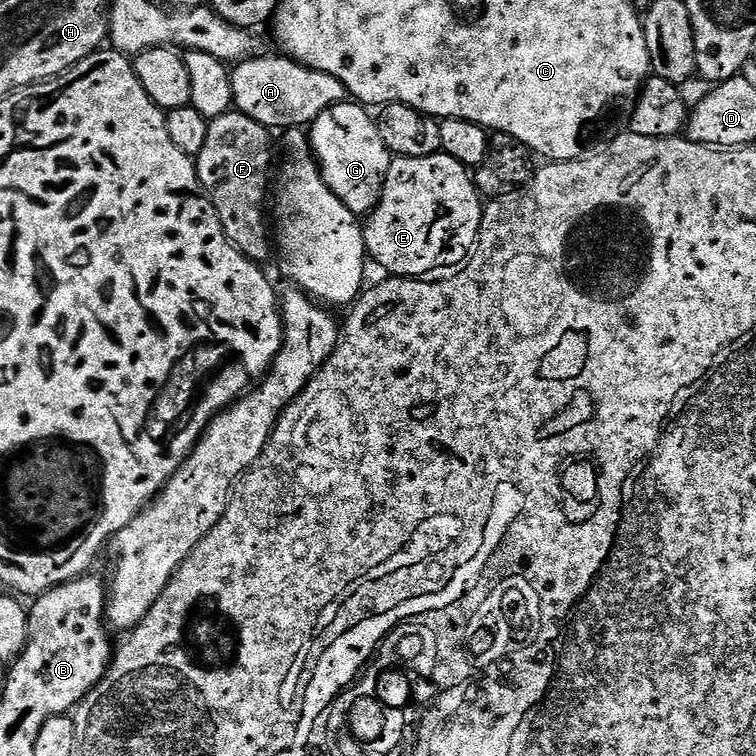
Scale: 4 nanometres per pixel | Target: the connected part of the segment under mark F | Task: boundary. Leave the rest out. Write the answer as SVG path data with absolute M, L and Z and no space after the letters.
M229 110L221 114L221 116L214 117L208 121L208 129L206 130L206 146L202 146L202 150L194 157L196 162L196 176L200 179L201 189L206 193L209 200L212 201L214 210L220 219L220 226L225 235L228 236L228 241L233 244L239 252L250 260L257 262L264 262L268 256L268 244L270 248L270 228L264 225L264 199L269 199L270 196L270 177L274 172L274 164L272 168L272 136L273 133L269 129L262 127L258 122L254 122L254 118L250 118L246 114L235 110Z

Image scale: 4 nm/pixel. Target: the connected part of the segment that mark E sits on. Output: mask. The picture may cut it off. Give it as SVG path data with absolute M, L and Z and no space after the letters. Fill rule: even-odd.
M443 150L435 152L433 156L426 158L406 158L405 156L397 156L388 165L388 173L384 175L384 187L380 189L380 200L371 212L367 213L366 223L363 225L364 247L367 255L372 256L385 268L385 273L391 274L396 278L424 278L432 272L436 267L448 268L444 270L452 270L457 266L463 265L467 261L471 251L476 247L476 239L480 233L480 223L484 217L484 204L482 197L476 190L476 181L470 175L469 169L465 168L454 158L450 158Z

